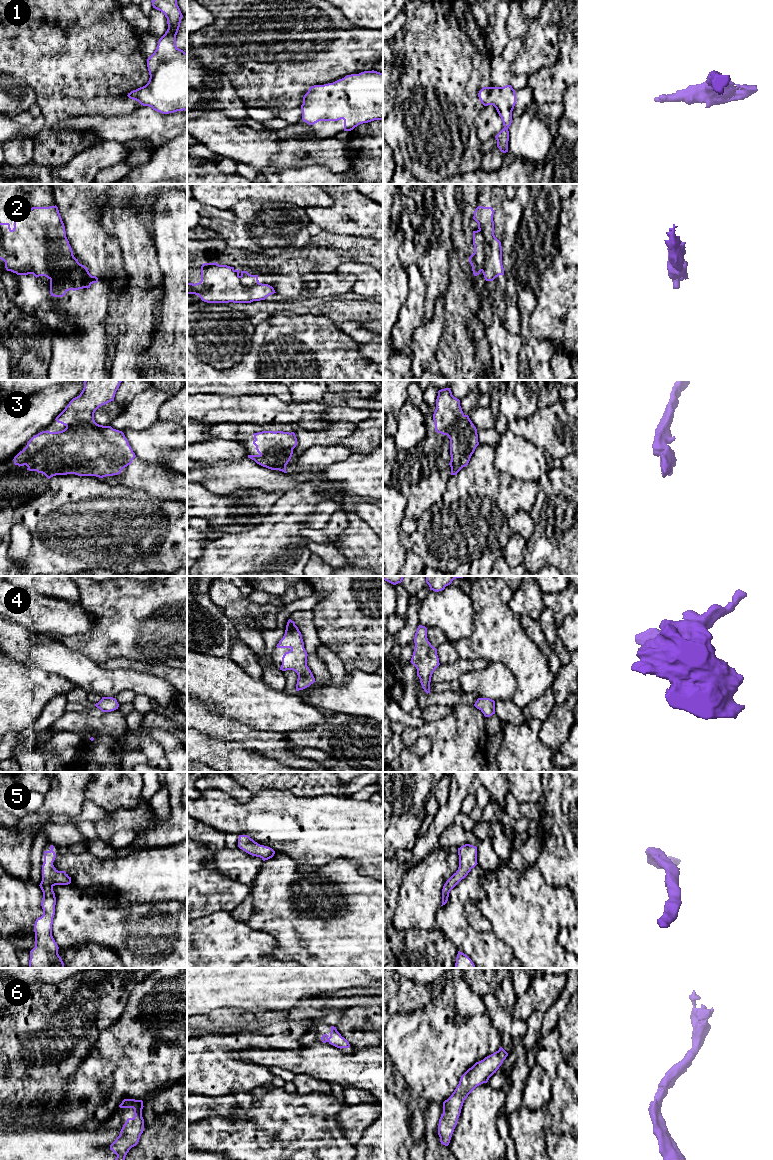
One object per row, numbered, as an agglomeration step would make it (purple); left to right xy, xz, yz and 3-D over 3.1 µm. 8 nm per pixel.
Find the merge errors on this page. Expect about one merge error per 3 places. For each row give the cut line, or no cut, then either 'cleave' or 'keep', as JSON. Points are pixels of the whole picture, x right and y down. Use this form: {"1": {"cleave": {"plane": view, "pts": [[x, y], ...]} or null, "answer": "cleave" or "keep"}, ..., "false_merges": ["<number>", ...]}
{"1": {"cleave": null, "answer": "keep"}, "2": {"cleave": {"plane": "yz", "pts": [[478, 230], [483, 238], [482, 270]]}, "answer": "cleave"}, "3": {"cleave": null, "answer": "keep"}, "4": {"cleave": null, "answer": "keep"}, "5": {"cleave": null, "answer": "keep"}, "6": {"cleave": null, "answer": "keep"}, "false_merges": ["2"]}

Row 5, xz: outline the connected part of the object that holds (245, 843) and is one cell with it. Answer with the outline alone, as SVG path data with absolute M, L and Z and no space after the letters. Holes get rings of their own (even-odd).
M239 835L238 847L252 856L260 857L263 861L272 858L275 854L272 848L258 844L248 835Z

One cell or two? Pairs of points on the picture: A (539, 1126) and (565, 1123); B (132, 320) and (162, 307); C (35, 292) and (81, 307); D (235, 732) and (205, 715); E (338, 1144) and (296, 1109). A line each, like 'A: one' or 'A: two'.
A: one
B: two
C: two
D: one
E: one

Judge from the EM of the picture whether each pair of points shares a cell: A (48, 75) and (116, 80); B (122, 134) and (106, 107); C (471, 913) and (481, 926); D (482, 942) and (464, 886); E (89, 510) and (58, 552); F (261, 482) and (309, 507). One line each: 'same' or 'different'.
A: same
B: different
C: same
D: same
E: same
F: different

